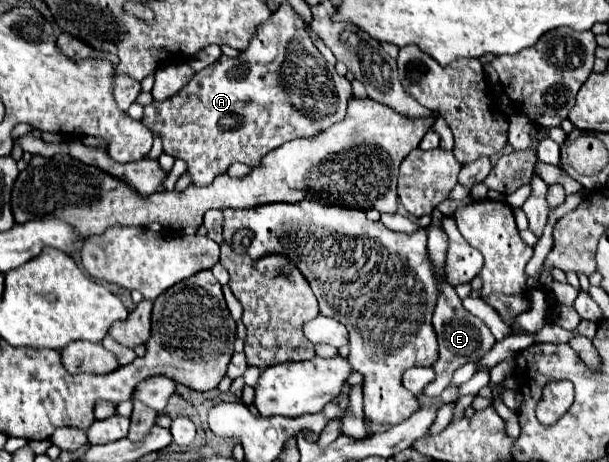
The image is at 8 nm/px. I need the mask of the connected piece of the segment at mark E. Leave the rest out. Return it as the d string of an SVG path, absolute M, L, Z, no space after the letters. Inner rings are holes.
M442 276L442 280L438 280L438 290L440 290L440 294L438 294L438 302L434 308L434 318L432 318L432 326L434 326L436 336L438 336L438 352L440 352L438 360L432 364L432 370L436 374L436 378L434 378L436 394L448 386L448 382L452 380L454 372L460 366L464 366L466 362L482 358L496 342L492 332L488 330L488 326L462 306L454 286L448 284L444 276Z

